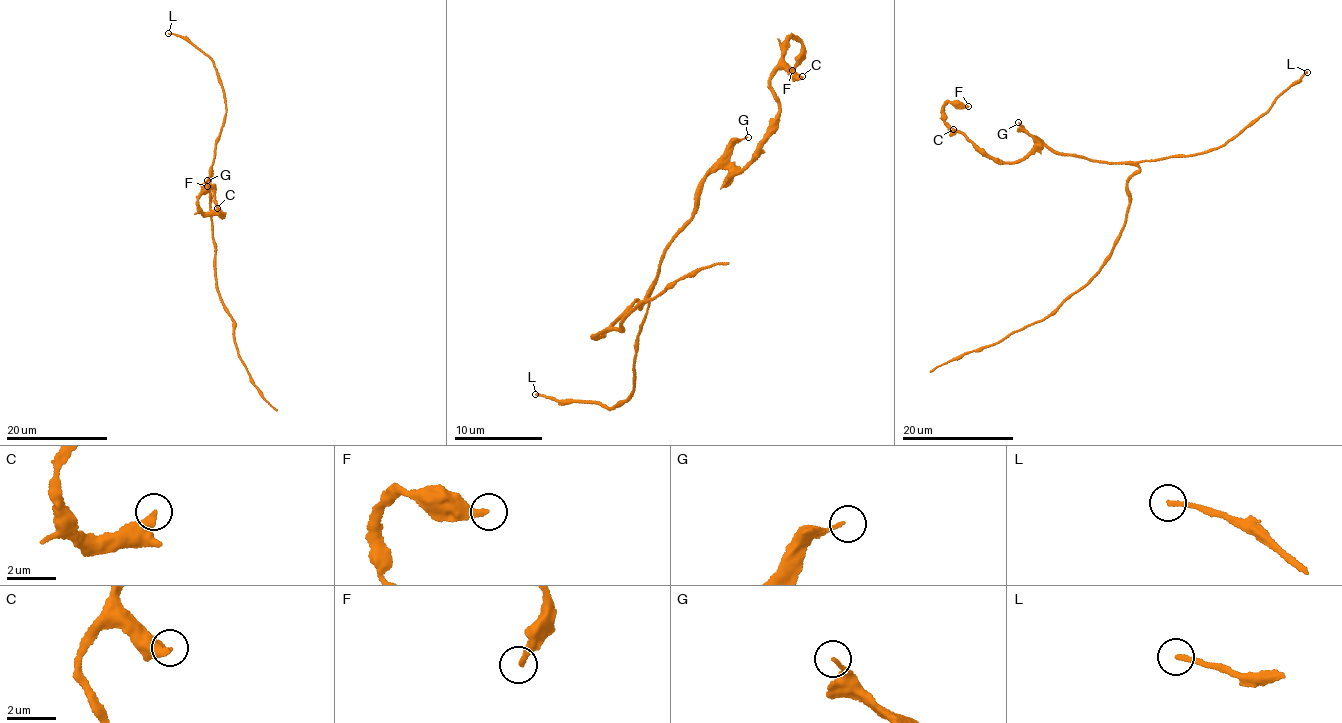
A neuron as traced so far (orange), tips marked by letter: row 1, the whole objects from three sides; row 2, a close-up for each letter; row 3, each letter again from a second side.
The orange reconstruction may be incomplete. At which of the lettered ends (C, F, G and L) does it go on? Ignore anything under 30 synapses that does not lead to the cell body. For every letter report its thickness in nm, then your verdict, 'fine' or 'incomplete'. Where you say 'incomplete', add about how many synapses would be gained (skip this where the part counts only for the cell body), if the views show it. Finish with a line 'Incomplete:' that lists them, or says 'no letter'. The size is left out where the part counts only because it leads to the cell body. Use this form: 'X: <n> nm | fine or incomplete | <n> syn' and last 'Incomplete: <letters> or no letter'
C: 340 nm | fine
F: 280 nm | fine
G: 120 nm | fine
L: 190 nm | incomplete | 150 syn
Incomplete: L

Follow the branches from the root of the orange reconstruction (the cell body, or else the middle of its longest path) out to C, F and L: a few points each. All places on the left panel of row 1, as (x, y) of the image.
C: (209, 187), (212, 169), (208, 187), (201, 191), (211, 187), (223, 214), (203, 215), (217, 208)
F: (209, 187), (212, 169), (201, 191), (212, 189), (219, 217), (202, 215), (197, 205), (207, 186)
L: (209, 187), (216, 143), (224, 126), (227, 107), (211, 59), (183, 37), (168, 33)

